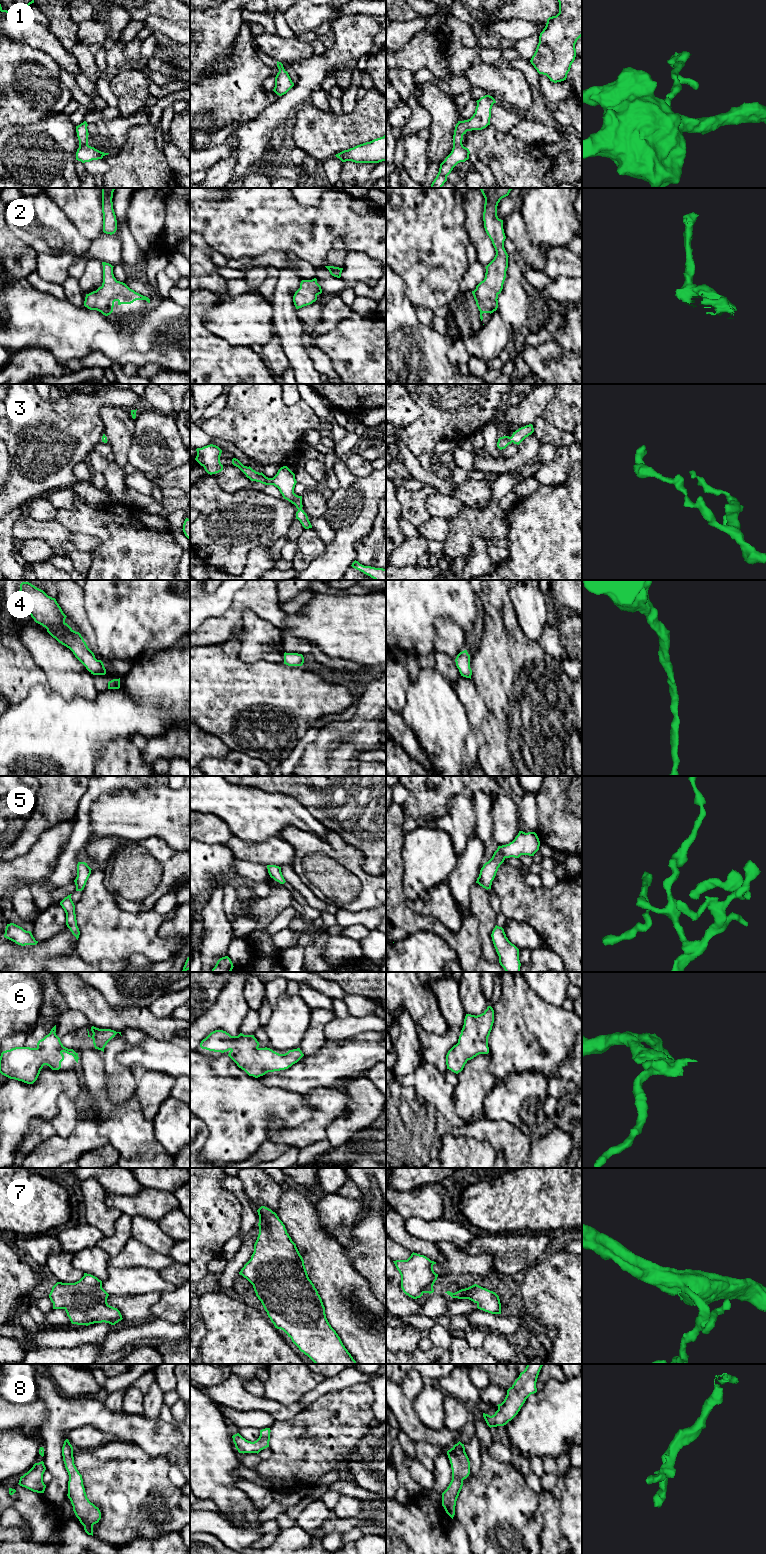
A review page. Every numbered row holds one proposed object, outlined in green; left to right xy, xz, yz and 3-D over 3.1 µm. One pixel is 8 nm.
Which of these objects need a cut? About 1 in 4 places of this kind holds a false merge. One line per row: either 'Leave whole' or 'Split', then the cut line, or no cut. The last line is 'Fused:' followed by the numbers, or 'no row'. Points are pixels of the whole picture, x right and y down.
1: Leave whole. No split
2: Leave whole. No split
3: Leave whole. No split
4: Leave whole. No split
5: Leave whole. No split
6: Leave whole. No split
7: Leave whole. No split
8: Leave whole. No split
Fused: no row

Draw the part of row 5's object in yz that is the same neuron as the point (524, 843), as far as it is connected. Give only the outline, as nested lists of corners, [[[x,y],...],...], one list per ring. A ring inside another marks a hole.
[[[519,831],[515,839],[509,844],[498,846],[492,858],[480,870],[476,883],[485,889],[491,889],[498,868],[506,858],[519,858],[521,855],[534,856],[539,850],[540,841],[535,832]]]

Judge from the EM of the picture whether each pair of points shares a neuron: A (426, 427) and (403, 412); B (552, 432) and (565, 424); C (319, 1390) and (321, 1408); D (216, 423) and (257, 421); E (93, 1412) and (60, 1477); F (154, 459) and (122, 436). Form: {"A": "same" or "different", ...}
{"A": "different", "B": "different", "C": "different", "D": "same", "E": "same", "F": "different"}

